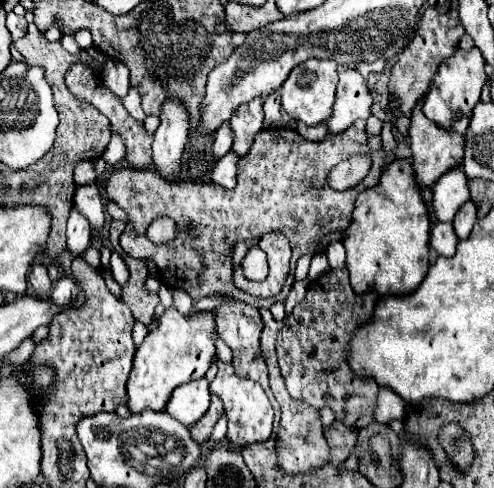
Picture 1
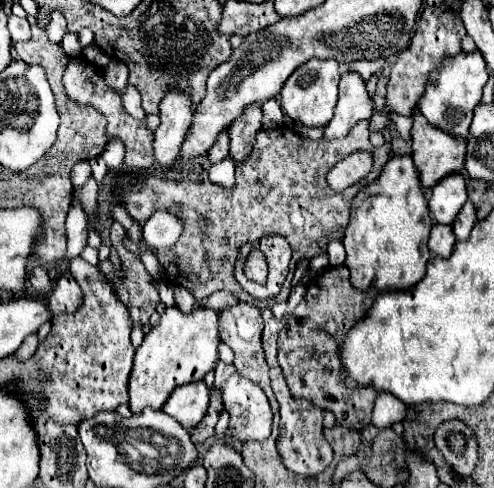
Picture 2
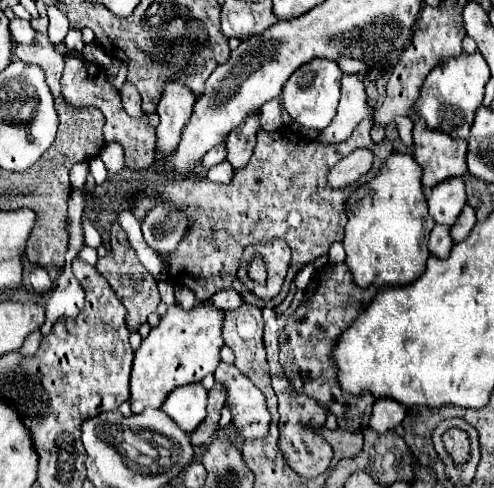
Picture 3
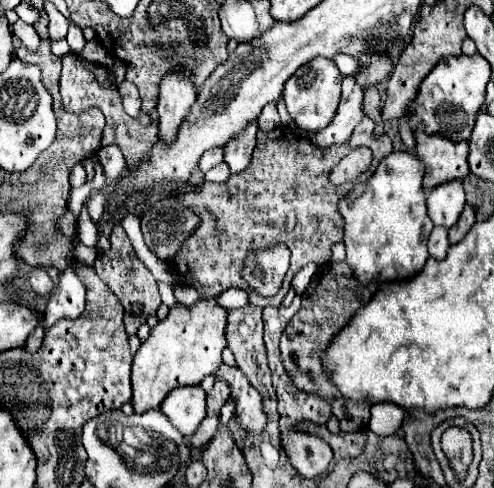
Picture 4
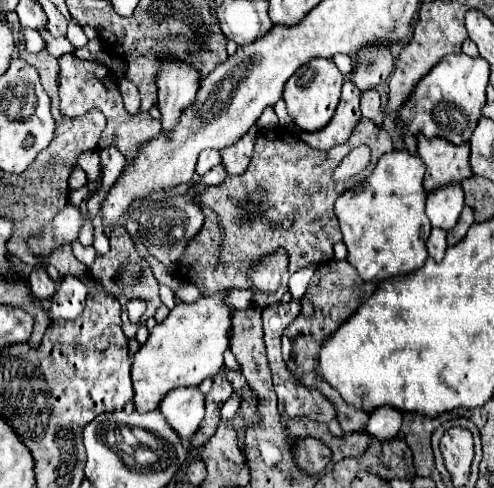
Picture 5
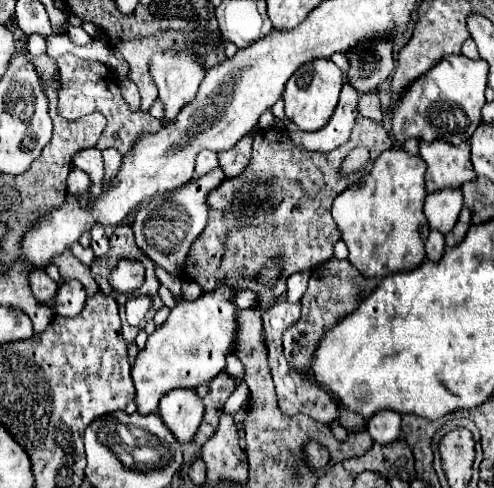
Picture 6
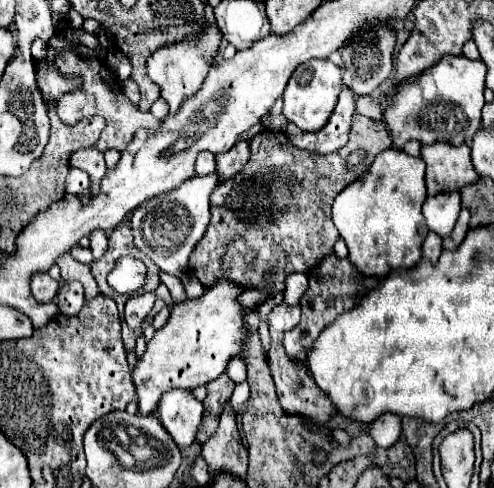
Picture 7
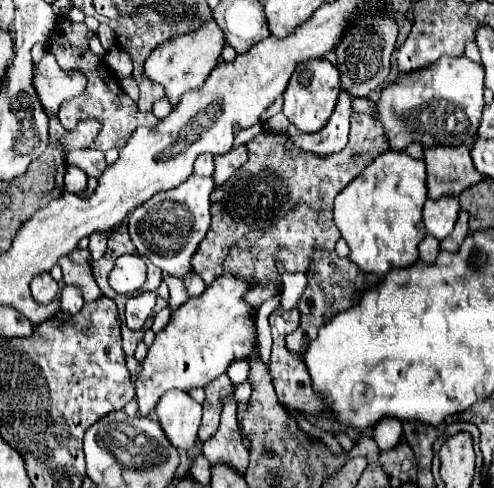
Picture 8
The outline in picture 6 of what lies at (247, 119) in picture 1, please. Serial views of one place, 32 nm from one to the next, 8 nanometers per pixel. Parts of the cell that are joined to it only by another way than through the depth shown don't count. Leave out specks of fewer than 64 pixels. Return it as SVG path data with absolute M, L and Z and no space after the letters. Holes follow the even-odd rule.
M254 130L244 136L236 146L232 146L226 152L220 152L220 168L224 170L226 178L228 176L238 176L244 172L244 168L250 162L250 154L252 154L252 142L254 142Z

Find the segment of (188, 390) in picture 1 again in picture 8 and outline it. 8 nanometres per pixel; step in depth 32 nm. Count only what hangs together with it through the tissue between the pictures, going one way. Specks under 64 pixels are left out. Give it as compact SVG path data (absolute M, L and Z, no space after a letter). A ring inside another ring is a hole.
M168 390L156 406L156 418L178 450L188 450L196 442L202 418L202 404L184 390Z

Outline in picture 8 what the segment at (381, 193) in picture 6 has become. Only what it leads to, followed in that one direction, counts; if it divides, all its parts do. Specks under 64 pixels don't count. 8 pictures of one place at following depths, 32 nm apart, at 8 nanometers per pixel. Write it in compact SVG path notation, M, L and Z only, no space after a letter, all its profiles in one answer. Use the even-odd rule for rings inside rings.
M386 150L360 178L334 200L334 224L350 248L350 260L362 270L386 276L392 268L418 262L418 244L426 236L422 206L426 202L426 164L406 152Z

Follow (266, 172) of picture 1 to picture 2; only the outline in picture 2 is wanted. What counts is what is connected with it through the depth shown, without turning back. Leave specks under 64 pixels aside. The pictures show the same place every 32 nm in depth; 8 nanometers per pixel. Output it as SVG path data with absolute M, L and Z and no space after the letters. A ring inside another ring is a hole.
M360 120L356 128L352 128L348 136L340 140L322 138L318 142L312 142L298 136L290 128L260 130L252 154L236 168L234 188L222 188L218 184L212 184L210 180L176 182L154 174L116 172L114 196L140 228L144 228L144 224L156 210L166 210L184 222L184 230L176 246L168 250L156 250L146 240L134 242L128 234L124 236L124 246L134 256L140 256L142 250L150 250L162 266L162 280L172 286L184 286L196 298L196 302L200 302L216 290L228 290L238 298L242 290L234 280L234 260L240 244L254 242L266 234L282 234L292 246L290 277L286 278L282 292L274 298L272 304L284 302L290 294L294 268L298 260L312 258L324 252L328 238L342 240L344 230L350 222L350 210L356 192L372 184L380 176L384 164L388 162L388 156L388 144L380 148L370 146L368 120ZM354 152L370 152L374 156L374 166L360 184L344 190L344 194L336 194L326 184L326 174L336 162Z

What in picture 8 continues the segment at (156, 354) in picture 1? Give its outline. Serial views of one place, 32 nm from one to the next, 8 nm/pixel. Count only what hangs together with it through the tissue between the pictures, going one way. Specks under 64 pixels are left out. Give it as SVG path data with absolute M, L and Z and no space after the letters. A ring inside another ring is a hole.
M224 274L216 278L202 296L188 298L172 312L168 326L156 334L146 358L140 362L136 376L140 416L148 416L164 392L172 388L188 392L206 386L224 374L232 360L242 360L252 352L256 342L256 326L252 322L254 308L242 300L248 288L250 284Z

